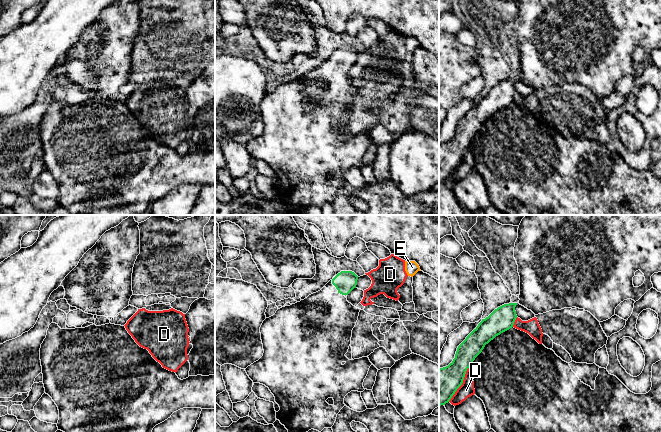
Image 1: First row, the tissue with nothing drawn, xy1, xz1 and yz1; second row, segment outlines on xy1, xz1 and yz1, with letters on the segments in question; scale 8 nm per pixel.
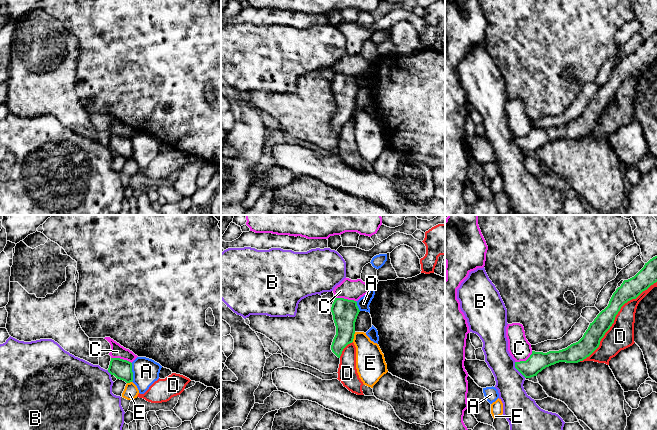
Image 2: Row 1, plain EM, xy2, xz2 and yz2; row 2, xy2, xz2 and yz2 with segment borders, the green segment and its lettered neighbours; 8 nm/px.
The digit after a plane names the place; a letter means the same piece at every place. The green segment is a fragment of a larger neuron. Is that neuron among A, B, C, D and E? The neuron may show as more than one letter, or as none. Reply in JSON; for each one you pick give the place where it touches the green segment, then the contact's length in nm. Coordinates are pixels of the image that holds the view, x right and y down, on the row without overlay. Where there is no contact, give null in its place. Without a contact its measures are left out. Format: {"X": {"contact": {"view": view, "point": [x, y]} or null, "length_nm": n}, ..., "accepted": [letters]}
{"accepted": []}

